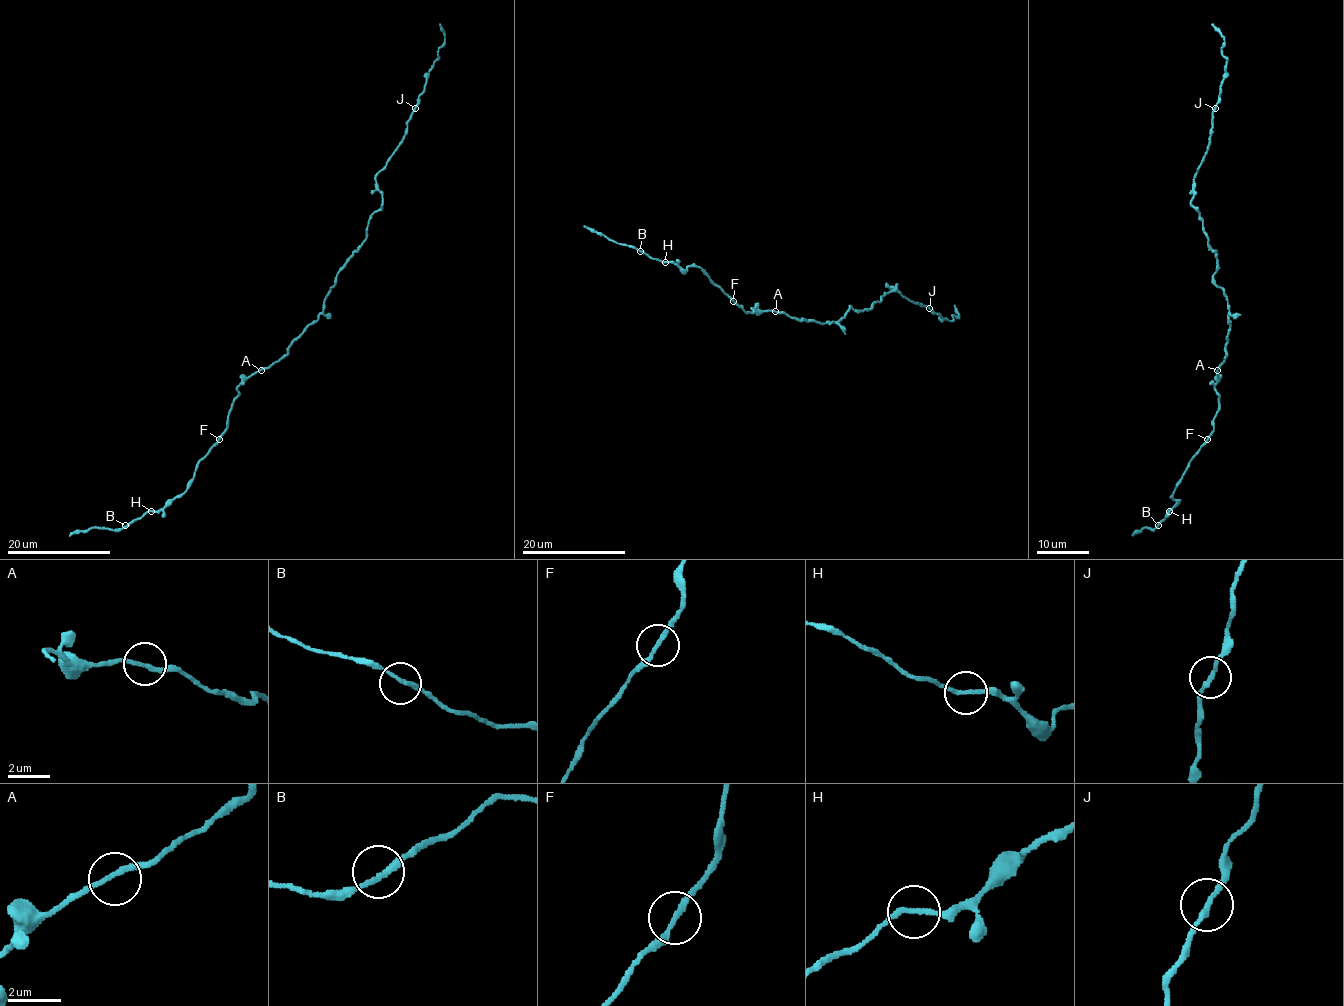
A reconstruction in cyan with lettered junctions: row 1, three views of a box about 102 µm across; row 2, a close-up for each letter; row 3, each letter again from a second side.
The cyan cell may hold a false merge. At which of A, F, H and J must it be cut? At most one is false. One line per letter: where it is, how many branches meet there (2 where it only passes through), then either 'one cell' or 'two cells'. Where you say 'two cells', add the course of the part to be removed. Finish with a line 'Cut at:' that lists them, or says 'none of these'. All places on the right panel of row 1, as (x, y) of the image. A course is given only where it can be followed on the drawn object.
A: (1217, 370) | 2 | one cell
F: (1207, 439) | 2 | one cell
H: (1169, 511) | 2 | one cell
J: (1215, 108) | 2 | one cell
Cut at: none of these

